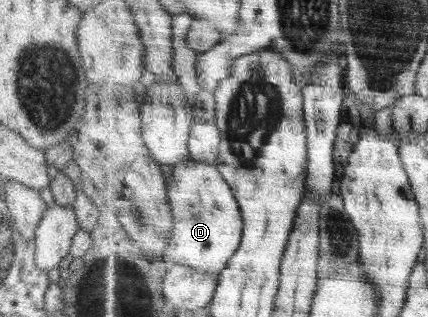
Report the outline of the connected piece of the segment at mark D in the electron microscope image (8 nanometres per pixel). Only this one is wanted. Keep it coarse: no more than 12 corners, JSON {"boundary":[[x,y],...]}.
{"boundary":[[191,159],[170,183],[165,262],[220,275],[246,233],[219,166]]}

